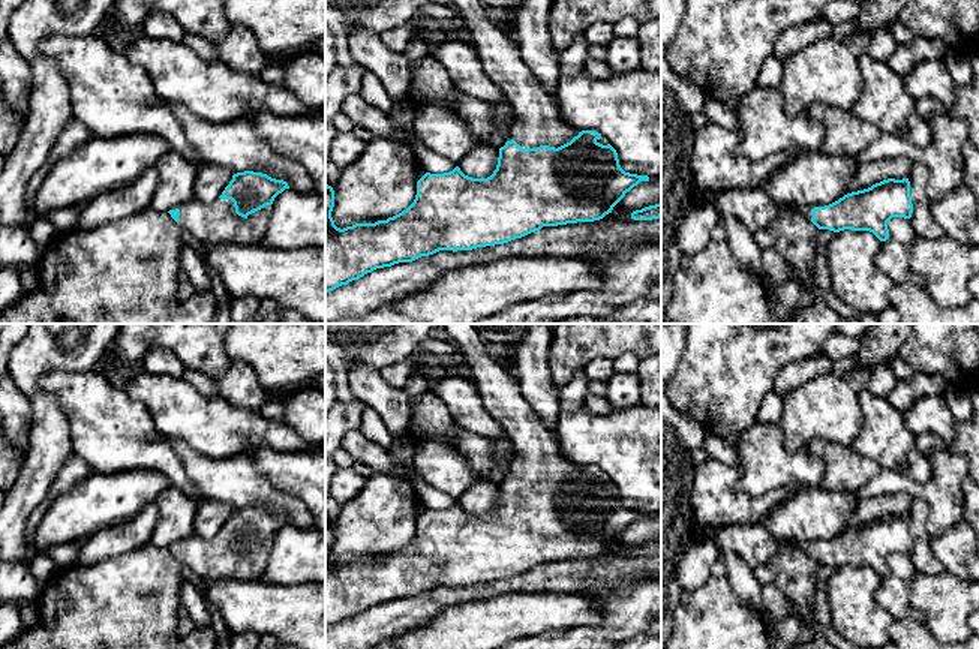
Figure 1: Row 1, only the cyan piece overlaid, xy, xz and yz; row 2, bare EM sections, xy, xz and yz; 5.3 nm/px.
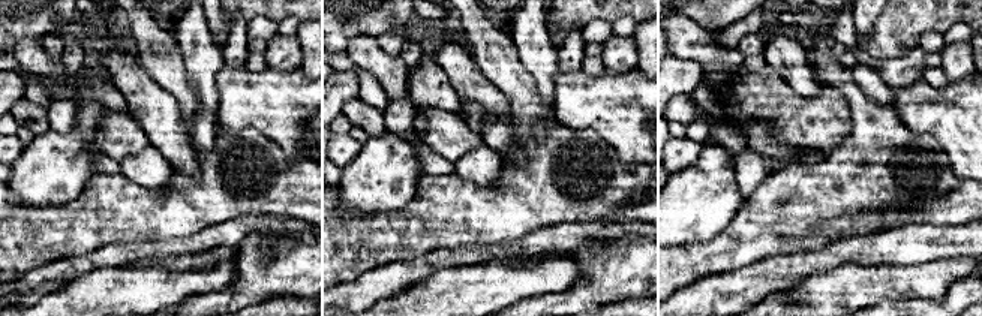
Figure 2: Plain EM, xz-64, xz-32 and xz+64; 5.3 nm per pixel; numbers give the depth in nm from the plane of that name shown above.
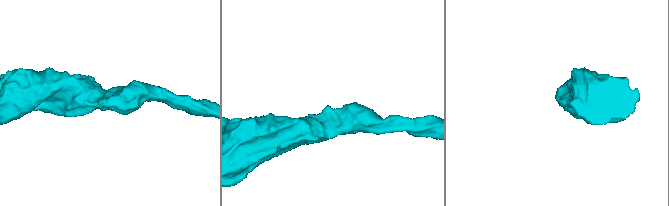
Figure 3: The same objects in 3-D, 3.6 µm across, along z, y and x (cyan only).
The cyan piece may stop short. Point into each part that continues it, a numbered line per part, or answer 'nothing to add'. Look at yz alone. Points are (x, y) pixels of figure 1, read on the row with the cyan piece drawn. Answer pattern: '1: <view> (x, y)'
1: yz (753, 207)

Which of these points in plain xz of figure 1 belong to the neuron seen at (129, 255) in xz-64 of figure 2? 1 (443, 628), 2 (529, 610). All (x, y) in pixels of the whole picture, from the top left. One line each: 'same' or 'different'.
1: different
2: different

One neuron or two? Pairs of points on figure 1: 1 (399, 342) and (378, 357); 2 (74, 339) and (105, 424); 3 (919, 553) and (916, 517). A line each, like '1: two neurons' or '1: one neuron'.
1: one neuron
2: two neurons
3: one neuron

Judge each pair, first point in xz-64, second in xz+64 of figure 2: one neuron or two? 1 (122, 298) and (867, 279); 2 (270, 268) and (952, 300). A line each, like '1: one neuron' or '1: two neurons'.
1: one neuron
2: one neuron

